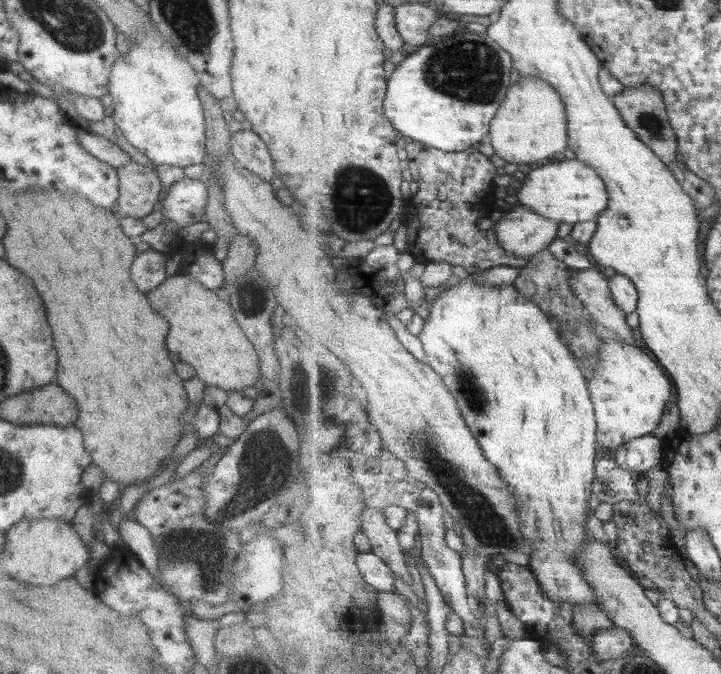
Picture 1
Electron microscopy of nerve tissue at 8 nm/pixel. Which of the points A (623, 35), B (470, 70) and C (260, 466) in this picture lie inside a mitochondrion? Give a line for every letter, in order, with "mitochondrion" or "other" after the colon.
A: other
B: mitochondrion
C: mitochondrion

